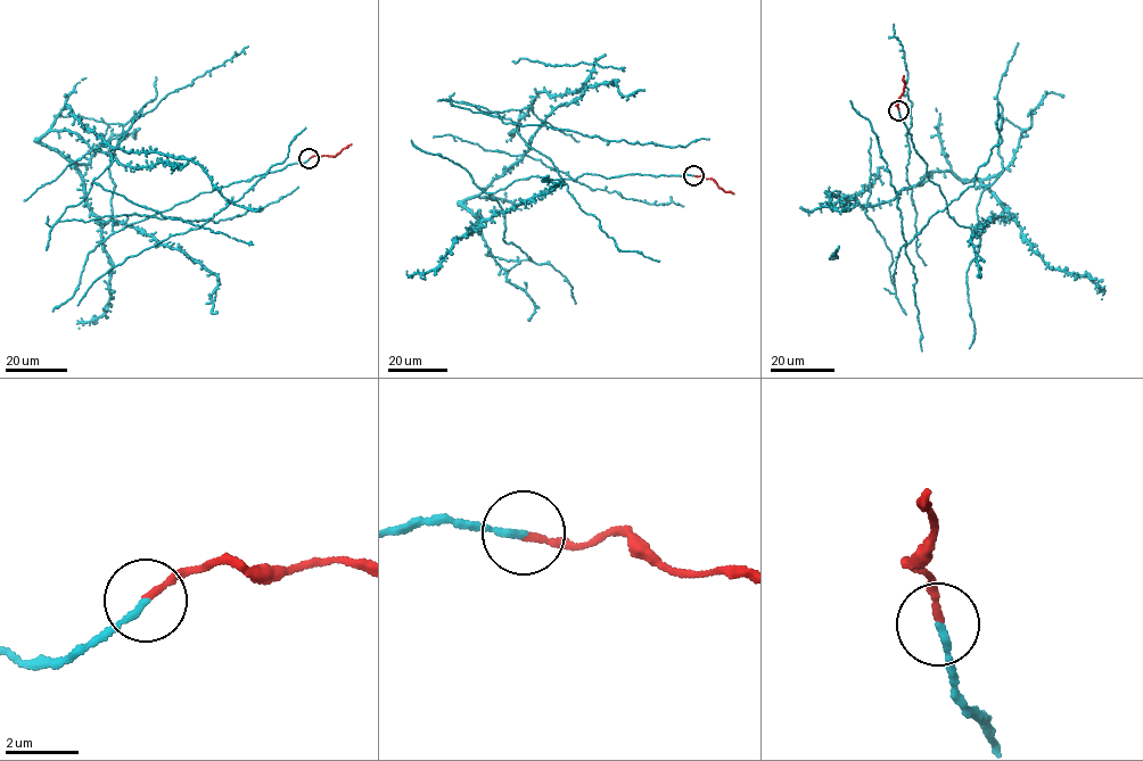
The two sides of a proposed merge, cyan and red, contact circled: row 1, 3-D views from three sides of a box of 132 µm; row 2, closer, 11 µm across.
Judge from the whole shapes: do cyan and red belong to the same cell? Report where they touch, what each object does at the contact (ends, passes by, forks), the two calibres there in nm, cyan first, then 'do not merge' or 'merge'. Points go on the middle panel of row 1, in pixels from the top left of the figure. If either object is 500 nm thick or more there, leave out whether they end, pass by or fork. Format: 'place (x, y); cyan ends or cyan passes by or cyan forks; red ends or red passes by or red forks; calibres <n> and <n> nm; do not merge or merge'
place (693, 175); cyan ends; red ends; calibres 180 and 200 nm; do not merge

